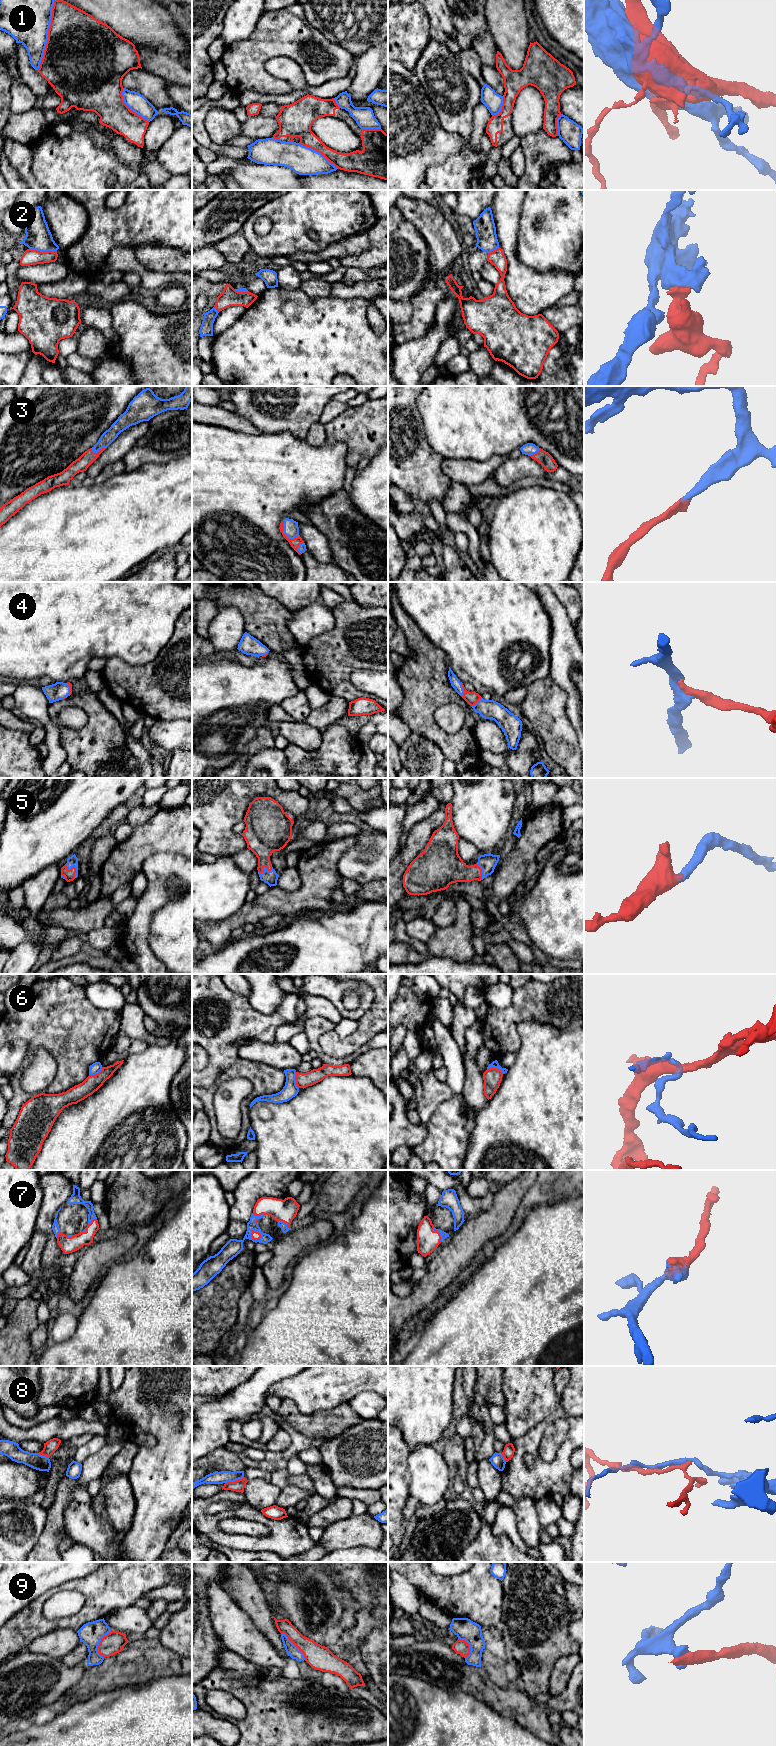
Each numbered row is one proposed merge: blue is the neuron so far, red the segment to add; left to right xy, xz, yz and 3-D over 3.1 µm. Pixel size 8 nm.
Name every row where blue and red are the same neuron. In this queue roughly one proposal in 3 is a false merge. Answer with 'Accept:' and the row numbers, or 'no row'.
Accept: 3, 4, 5, 7

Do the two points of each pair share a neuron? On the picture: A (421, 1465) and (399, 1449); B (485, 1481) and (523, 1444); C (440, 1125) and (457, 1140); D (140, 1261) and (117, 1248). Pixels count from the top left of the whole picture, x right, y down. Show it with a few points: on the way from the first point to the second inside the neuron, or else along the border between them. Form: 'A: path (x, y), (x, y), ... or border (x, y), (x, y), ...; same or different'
A: border (410, 1450), (408, 1455), (408, 1480); different
B: border (501, 1471), (503, 1489); different
C: path (444, 1129), (453, 1138); same
D: border (131, 1252), (128, 1254); different

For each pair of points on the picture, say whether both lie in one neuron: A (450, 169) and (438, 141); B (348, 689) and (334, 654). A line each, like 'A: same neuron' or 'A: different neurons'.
A: different neurons
B: same neuron

